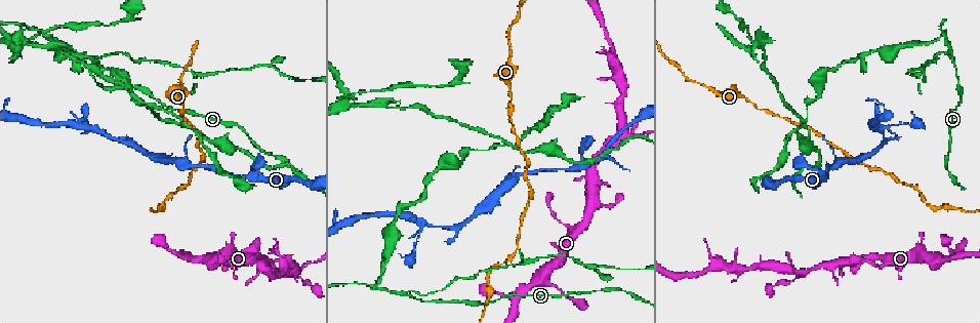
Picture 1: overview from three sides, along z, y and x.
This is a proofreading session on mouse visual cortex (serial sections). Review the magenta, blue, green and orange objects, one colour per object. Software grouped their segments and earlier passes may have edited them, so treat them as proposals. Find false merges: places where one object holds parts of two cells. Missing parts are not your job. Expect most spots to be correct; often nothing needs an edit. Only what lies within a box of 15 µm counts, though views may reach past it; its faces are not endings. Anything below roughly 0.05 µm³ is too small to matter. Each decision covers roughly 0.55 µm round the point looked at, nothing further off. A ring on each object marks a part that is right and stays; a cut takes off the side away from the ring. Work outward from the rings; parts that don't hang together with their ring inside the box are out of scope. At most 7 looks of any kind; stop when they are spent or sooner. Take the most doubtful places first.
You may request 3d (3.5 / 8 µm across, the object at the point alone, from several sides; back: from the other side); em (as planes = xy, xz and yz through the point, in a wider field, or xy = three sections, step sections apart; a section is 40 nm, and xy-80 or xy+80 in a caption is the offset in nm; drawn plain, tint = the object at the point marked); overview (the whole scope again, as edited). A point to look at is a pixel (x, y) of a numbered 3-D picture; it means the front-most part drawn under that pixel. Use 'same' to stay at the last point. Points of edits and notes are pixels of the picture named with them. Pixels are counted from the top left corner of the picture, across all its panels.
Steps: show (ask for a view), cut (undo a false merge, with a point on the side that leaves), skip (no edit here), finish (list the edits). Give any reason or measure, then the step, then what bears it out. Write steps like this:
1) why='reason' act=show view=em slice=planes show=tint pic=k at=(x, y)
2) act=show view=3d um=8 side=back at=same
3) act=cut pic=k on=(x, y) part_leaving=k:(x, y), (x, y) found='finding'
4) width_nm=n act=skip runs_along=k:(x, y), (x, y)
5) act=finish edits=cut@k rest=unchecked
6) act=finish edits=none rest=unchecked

why='abrupt turn' act=show view=3d um=3.5 pic=1 at=(952, 54)

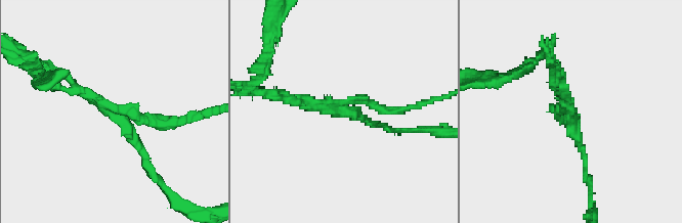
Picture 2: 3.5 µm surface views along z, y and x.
arms=3 arm_widths_nm=100,150,150 why='need the tissue' act=show view=em slice=xy step=2 show=tint pic=2 at=(120, 115)

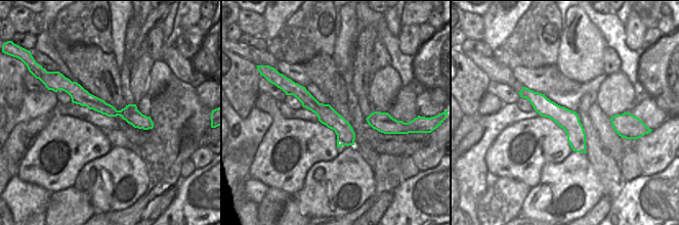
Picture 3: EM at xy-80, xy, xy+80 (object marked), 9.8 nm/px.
width_nm=180 act=cut pic=2 on=(150, 122) part_leaving=2:(555, 77), (539, 54), (500, 80) found='two cells meet here'

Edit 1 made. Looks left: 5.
why='narrows sharply' act=show view=em slice=xy step=5 show=tint pic=1 at=(366, 284)

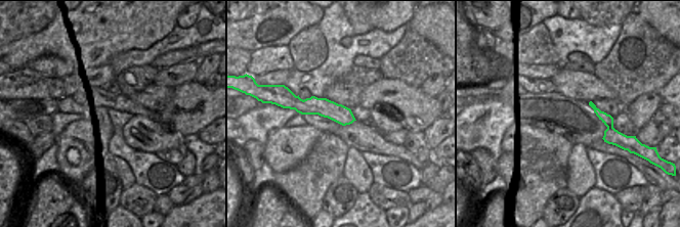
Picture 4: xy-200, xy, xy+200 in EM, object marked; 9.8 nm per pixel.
act=show view=3d um=3.5 at=same

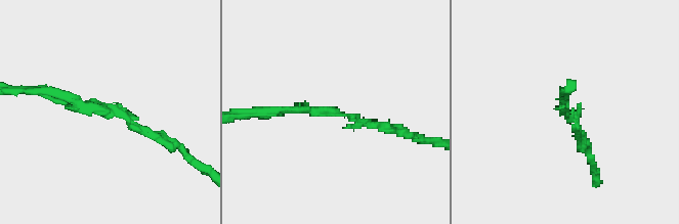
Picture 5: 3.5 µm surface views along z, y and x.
arm_widths_nm=150,150 act=skip runs_along=5:(169, 143), (125, 116), (49, 93) found='continuous, no second cell'

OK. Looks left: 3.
why='thick turns thin' act=show view=3d um=3.5 pic=1 at=(881, 129)

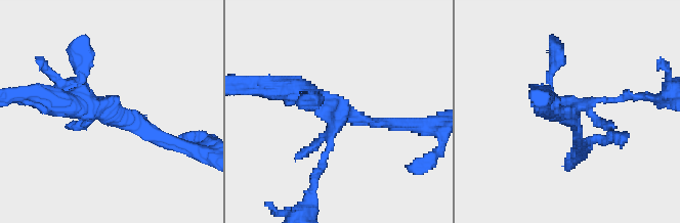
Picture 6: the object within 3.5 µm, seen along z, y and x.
act=show view=em slice=xy step=1 show=plain pic=6 at=(336, 111)

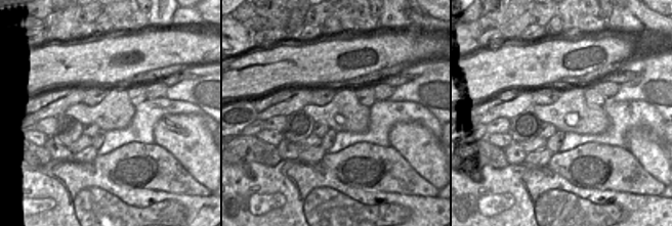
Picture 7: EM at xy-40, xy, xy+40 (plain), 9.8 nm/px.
act=show view=em slice=xy step=1 show=tint at=same

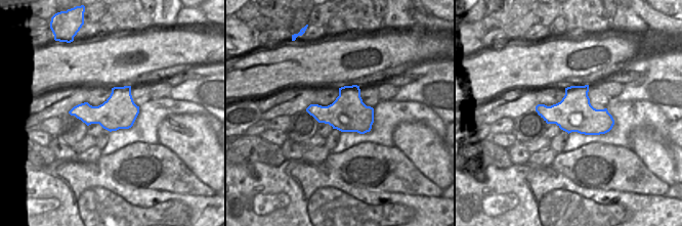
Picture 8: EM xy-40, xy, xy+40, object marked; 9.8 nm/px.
act=skip runs_along=6:(163, 141), (134, 120), (46, 97) found='one cell here'

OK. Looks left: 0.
act=finish edits=cut@2 rest=unchecked

